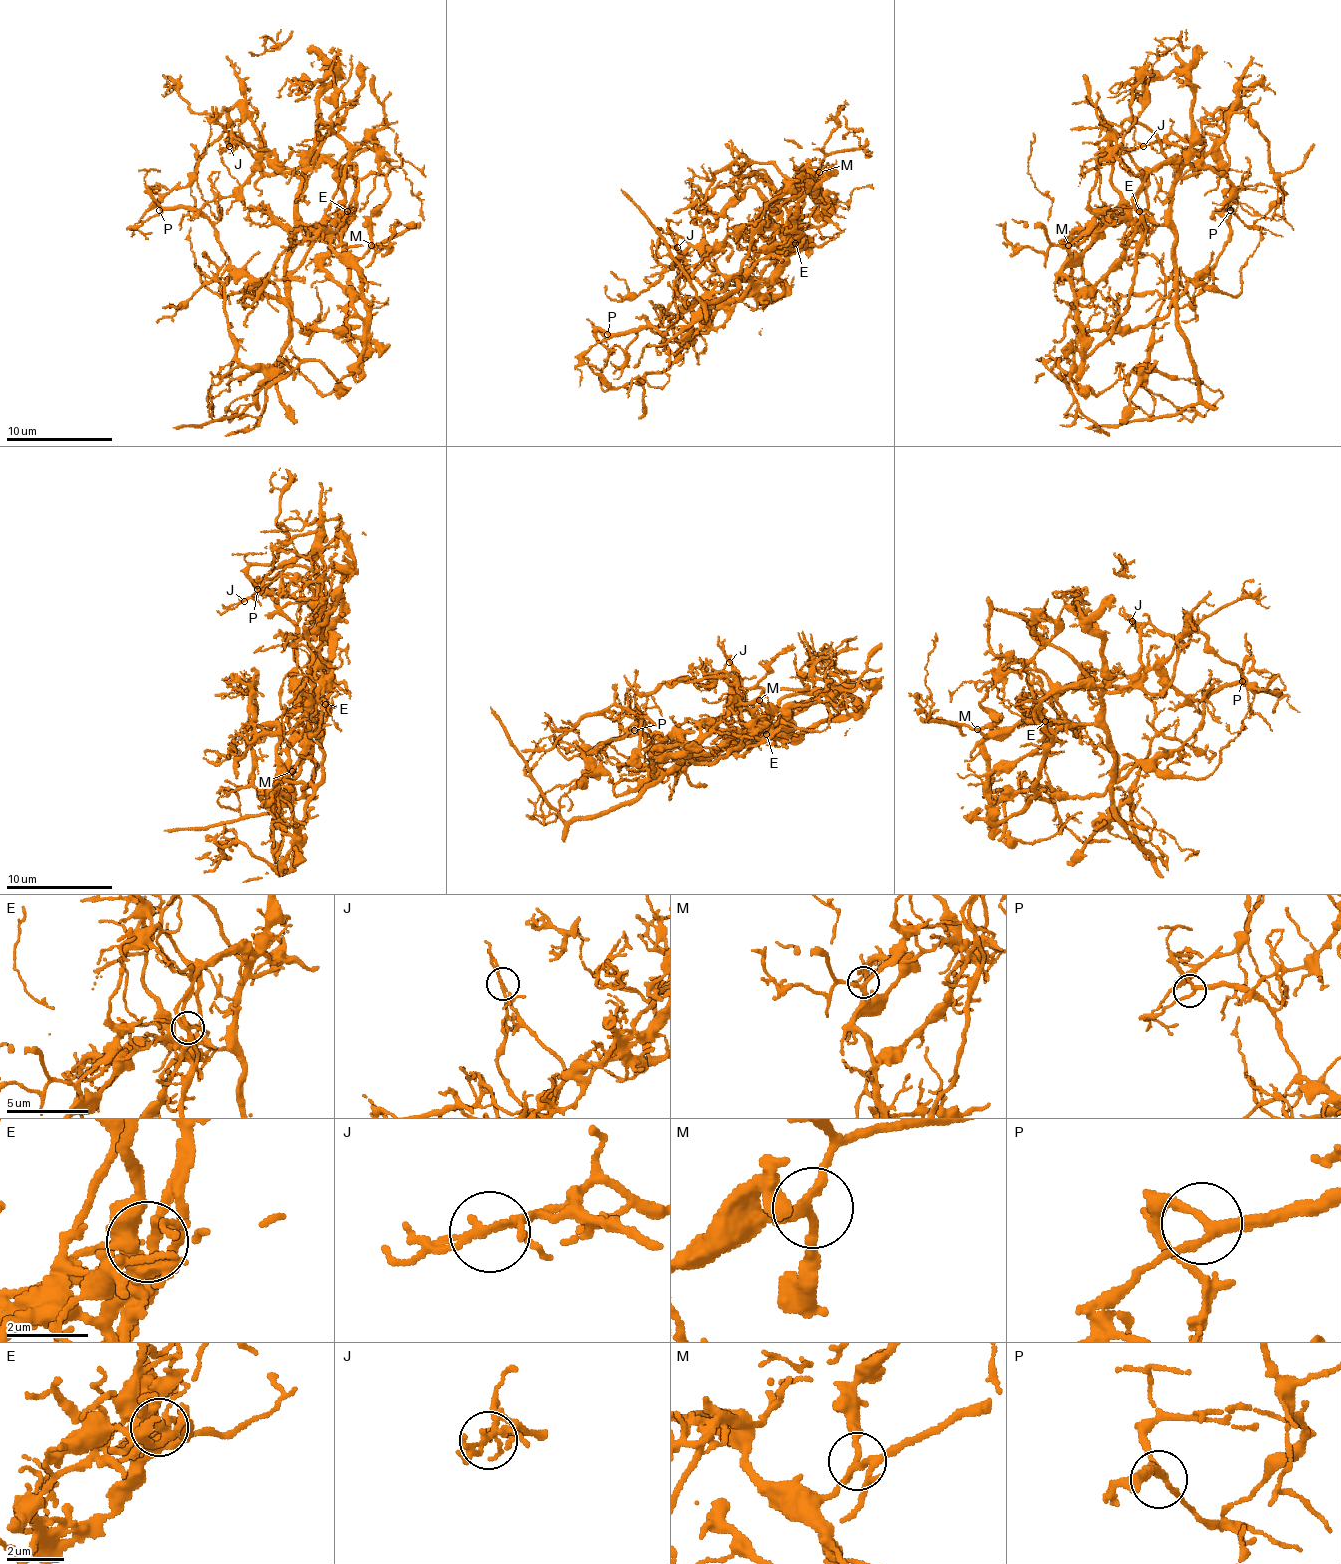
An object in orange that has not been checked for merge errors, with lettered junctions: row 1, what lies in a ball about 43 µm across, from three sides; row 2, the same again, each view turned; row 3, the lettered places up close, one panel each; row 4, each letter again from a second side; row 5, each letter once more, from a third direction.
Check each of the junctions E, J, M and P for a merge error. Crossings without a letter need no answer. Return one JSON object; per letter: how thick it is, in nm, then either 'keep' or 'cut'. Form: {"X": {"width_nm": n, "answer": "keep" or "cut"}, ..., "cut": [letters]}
{"E": {"width_nm": 240, "answer": "cut"}, "J": {"width_nm": 160, "answer": "cut"}, "M": {"width_nm": 200, "answer": "keep"}, "P": {"width_nm": 200, "answer": "keep"}, "cut": ["E", "J"]}

